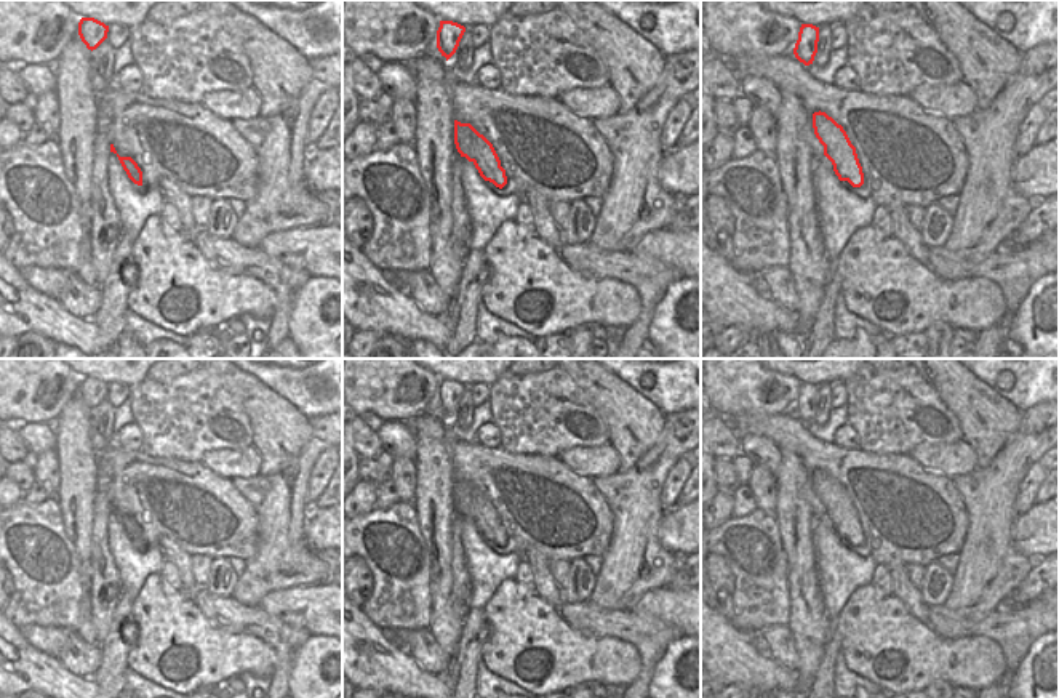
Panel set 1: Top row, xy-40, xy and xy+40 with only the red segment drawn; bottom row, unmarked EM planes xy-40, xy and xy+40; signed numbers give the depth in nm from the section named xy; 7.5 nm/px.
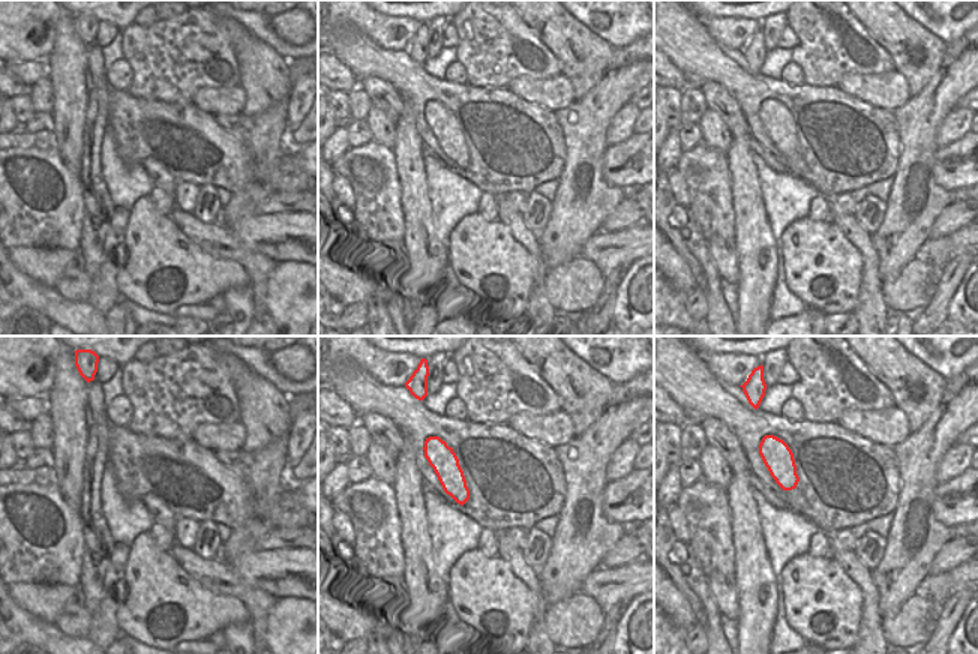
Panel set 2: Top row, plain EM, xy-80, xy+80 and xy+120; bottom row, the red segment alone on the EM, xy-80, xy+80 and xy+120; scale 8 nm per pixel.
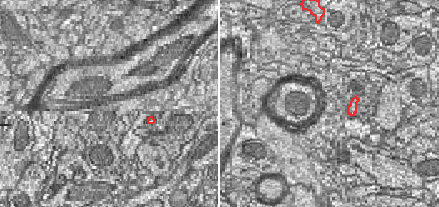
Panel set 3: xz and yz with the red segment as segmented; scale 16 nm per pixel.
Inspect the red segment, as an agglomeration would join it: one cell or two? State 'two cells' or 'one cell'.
two cells

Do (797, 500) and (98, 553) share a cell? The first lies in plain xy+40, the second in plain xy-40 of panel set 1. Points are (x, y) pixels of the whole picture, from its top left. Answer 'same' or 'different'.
different

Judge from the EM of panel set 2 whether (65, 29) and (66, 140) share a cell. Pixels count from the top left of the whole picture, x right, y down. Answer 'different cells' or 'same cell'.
same cell

